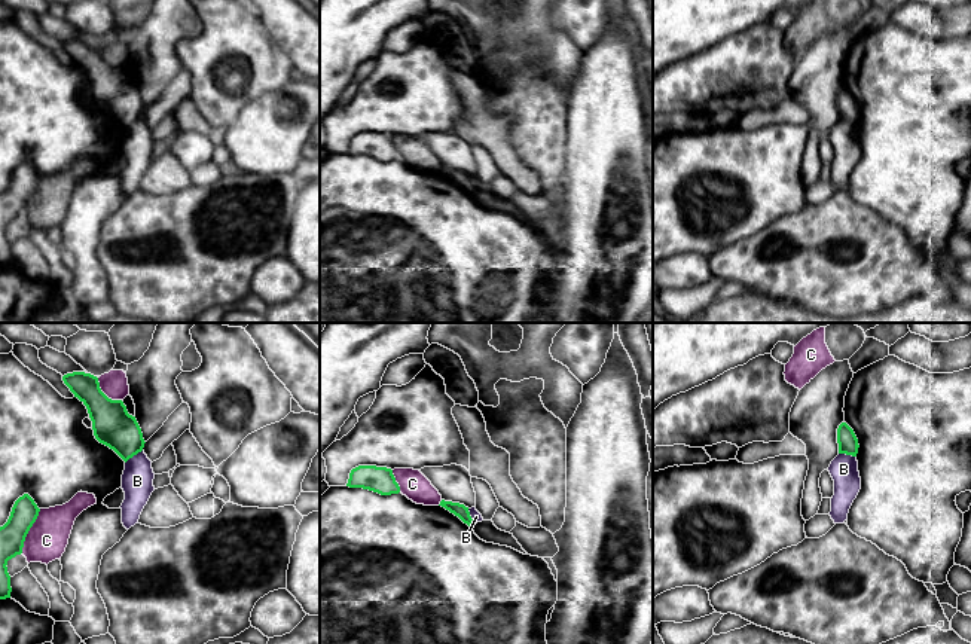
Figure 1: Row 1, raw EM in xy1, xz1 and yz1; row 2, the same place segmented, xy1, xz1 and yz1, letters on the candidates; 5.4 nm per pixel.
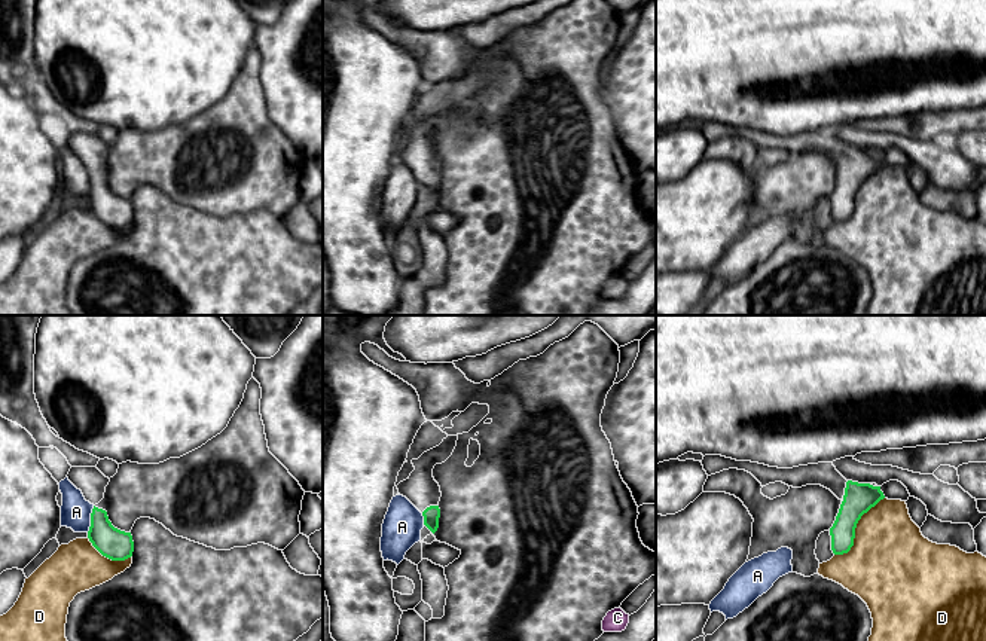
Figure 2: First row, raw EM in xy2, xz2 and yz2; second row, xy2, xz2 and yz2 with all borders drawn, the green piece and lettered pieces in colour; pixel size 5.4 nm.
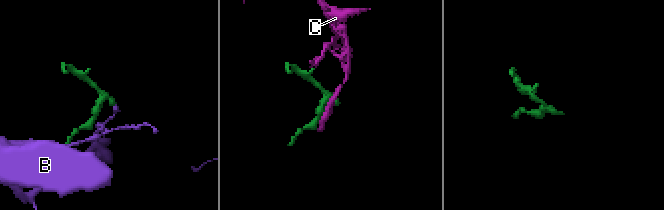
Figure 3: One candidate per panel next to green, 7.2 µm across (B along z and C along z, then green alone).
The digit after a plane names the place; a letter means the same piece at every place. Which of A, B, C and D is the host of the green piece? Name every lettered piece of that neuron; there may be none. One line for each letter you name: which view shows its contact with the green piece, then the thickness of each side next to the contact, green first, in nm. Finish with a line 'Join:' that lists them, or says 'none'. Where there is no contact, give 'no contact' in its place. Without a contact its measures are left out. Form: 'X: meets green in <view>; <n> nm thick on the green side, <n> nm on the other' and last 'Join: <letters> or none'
Join: none

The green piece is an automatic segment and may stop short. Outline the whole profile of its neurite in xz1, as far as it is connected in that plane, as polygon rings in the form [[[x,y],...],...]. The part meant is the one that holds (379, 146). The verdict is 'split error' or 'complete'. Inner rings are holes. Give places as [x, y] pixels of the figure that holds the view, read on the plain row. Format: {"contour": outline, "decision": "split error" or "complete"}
{"contour": [[[358,132],[352,135],[346,153],[369,156],[381,162],[400,159],[393,137],[376,132]]], "decision": "complete"}

